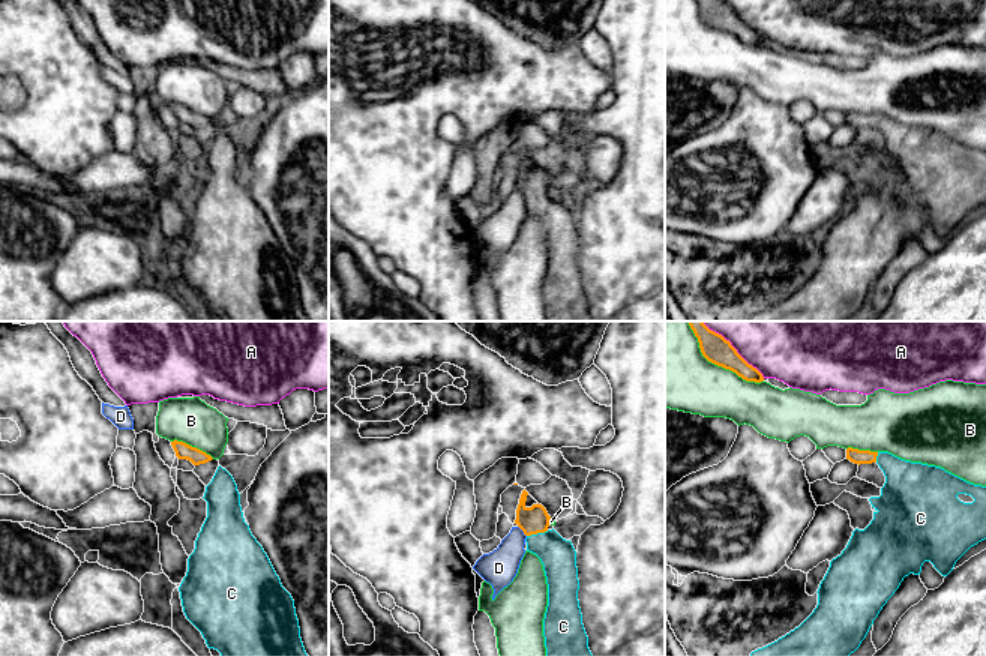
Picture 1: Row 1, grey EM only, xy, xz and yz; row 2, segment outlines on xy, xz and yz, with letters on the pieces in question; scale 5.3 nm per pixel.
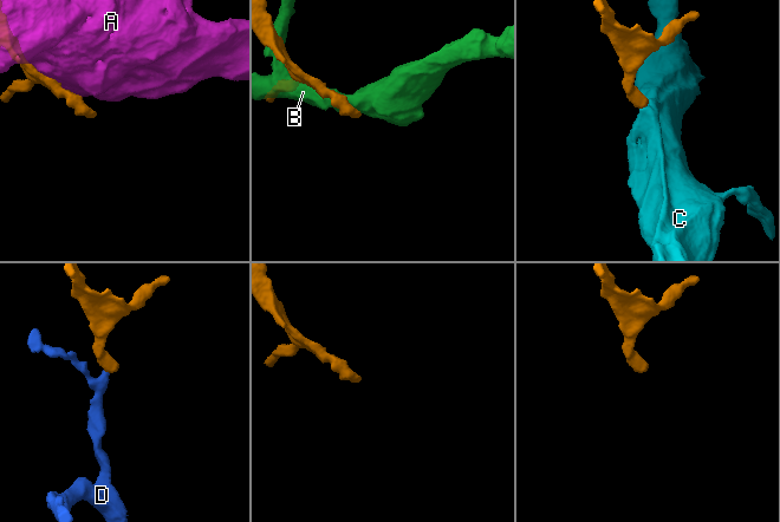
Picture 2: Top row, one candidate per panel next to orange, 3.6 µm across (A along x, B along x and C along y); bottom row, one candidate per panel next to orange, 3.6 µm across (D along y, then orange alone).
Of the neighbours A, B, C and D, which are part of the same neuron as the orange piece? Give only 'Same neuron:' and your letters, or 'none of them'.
Same neuron: C

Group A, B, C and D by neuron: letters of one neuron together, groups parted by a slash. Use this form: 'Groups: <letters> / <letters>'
Groups: A / B / C / D

